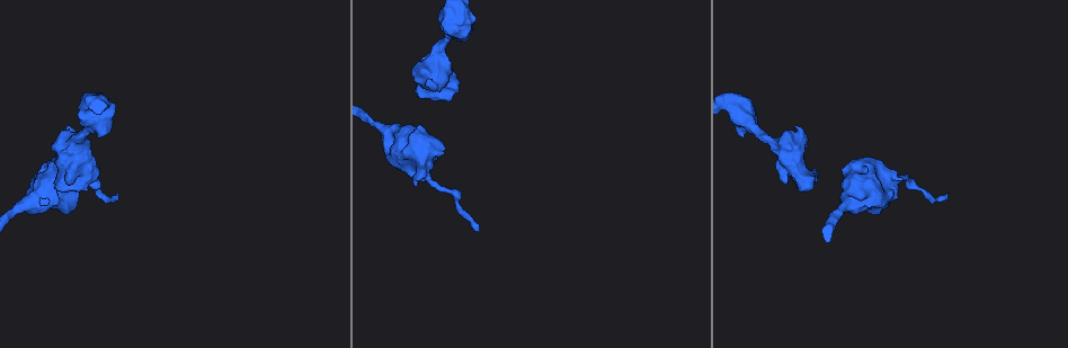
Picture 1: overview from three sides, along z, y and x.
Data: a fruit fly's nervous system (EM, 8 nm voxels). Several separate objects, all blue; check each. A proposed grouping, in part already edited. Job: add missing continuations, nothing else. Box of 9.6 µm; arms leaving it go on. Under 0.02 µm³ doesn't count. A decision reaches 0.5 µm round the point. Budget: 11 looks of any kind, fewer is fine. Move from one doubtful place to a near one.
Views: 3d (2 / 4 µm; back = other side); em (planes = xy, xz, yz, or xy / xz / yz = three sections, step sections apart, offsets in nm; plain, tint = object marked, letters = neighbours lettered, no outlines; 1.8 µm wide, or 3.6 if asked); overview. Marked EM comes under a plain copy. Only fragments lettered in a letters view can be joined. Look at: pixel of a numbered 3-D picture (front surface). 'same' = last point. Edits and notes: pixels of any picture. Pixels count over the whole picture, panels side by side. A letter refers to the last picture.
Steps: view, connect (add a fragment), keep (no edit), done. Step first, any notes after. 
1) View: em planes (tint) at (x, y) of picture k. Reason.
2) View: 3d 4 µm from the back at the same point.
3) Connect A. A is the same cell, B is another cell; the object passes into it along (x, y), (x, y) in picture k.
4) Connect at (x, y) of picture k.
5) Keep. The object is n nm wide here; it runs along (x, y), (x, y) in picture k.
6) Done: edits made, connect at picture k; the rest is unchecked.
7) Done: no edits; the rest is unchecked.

View: em 3.6 µm xz step 8 (letters) at (40, 202) of picture 1. Calibre changes.

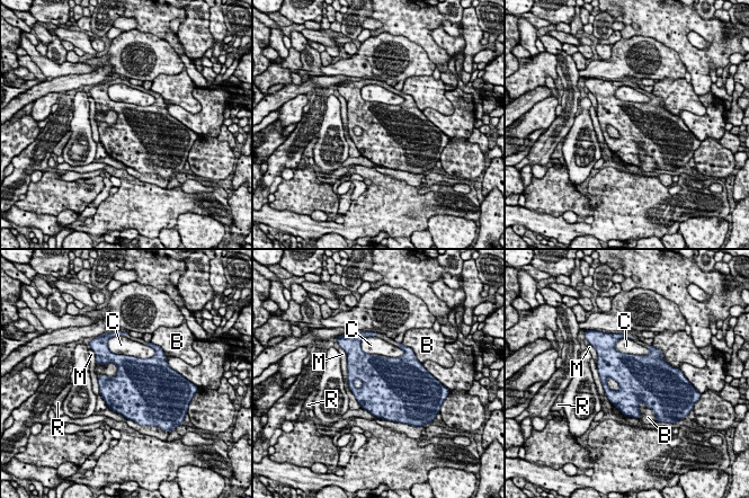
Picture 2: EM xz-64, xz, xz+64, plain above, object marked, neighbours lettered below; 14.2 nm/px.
Keep. The object is 600 nm wide here; the longest contact is with C, 750 nm; B, C, M and R are other cells; no lettered fragment goes on from it.

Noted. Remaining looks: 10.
View: em 3.6 µm xy step 8 (tint) at (734, 103) of picture 1. Sharp bend.

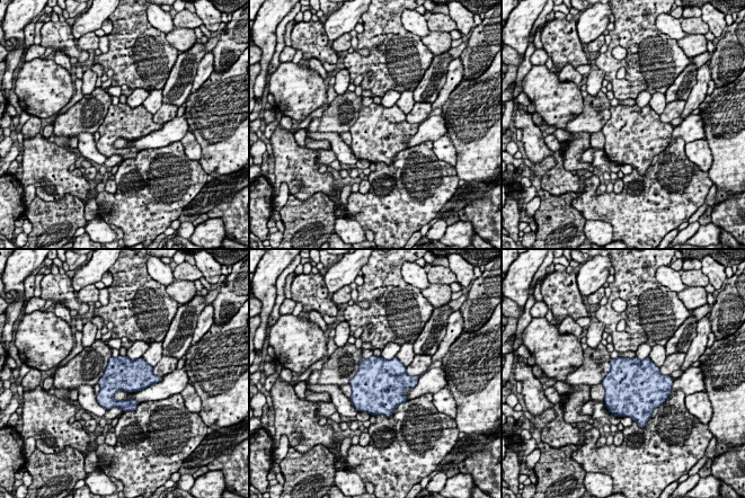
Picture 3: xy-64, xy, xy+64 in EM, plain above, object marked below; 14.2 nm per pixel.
View: em 3.6 µm planes (letters) at the same point. Another direction.

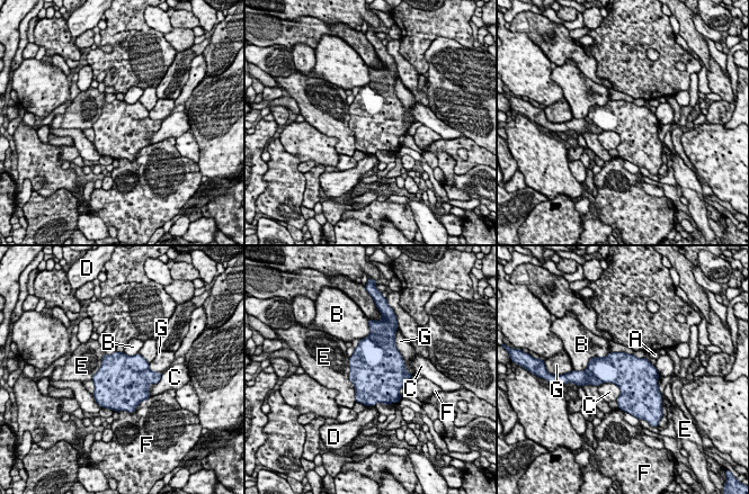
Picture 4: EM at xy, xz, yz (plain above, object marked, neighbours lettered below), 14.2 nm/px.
Keep. The object is 500 nm wide here; the longest contact is with E, 650 nm; A, B, C, D, E, F and G are other cells; none of them fits.

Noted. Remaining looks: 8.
View: em 3.6 µm planes (letters) at (788, 183) of picture 1. Stops while still wide.

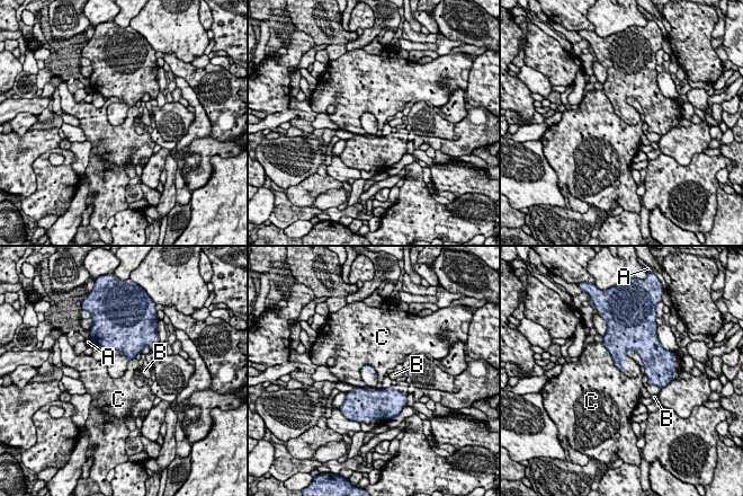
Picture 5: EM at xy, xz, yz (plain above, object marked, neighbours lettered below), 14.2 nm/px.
Keep. A, B and C are other cells; a border runs along (602, 343), (612, 362), (624, 372) in picture 5; no lettered fragment goes on from it.

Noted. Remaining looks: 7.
View: em planes (tint) at (948, 195) of picture 1.

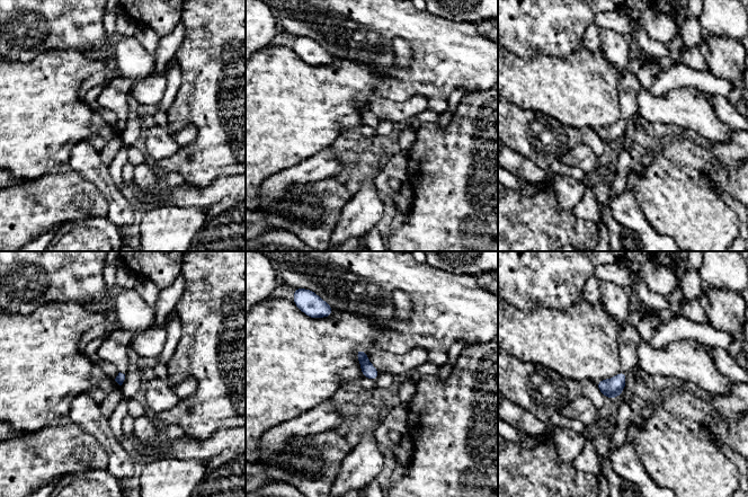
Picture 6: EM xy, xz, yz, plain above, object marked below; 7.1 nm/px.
View: em planes (letters) at the same point.

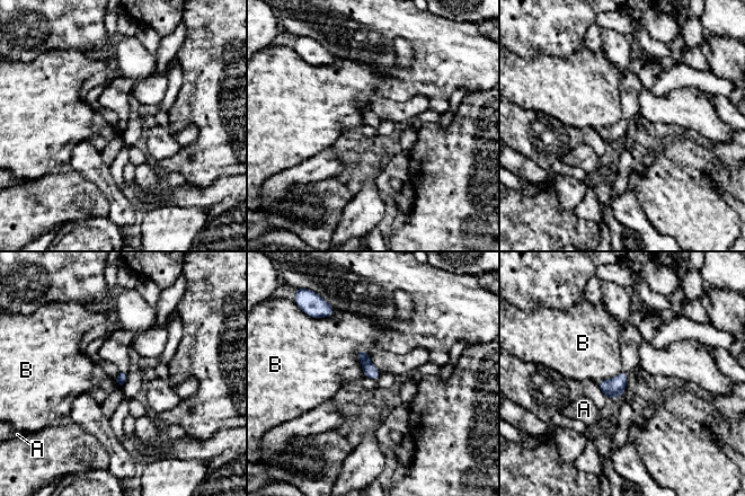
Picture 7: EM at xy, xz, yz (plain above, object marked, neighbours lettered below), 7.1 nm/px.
Keep. A and B are other cells; a border runs along (360, 347), (380, 372) in picture 7; no lettered fragment goes on from it.

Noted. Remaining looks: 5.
Done: no edits; the rest is unchecked.

